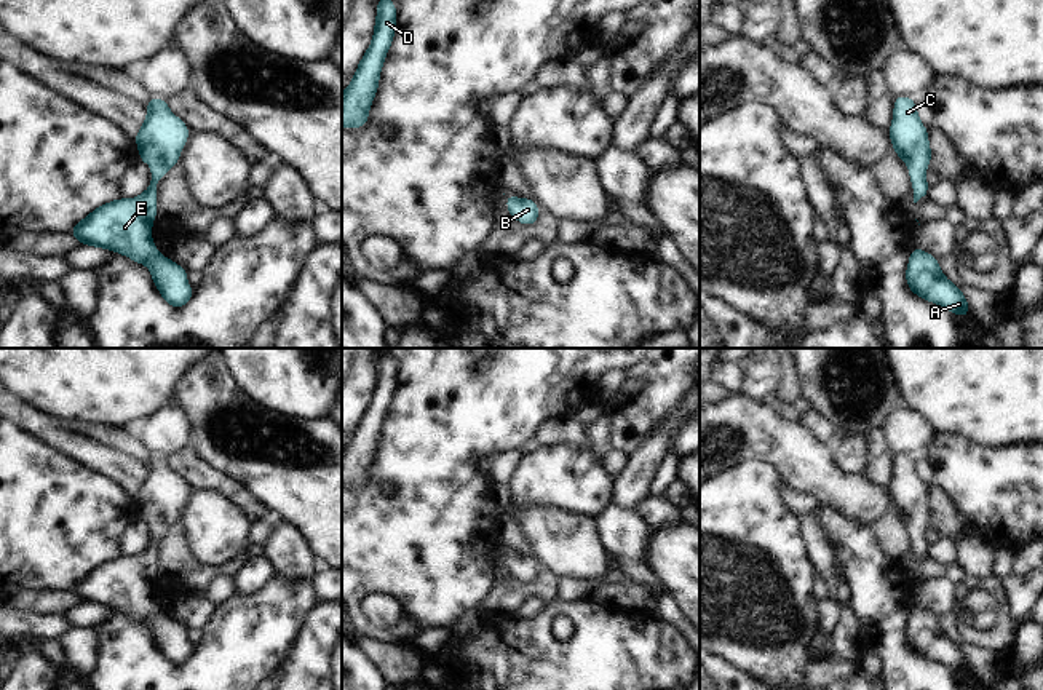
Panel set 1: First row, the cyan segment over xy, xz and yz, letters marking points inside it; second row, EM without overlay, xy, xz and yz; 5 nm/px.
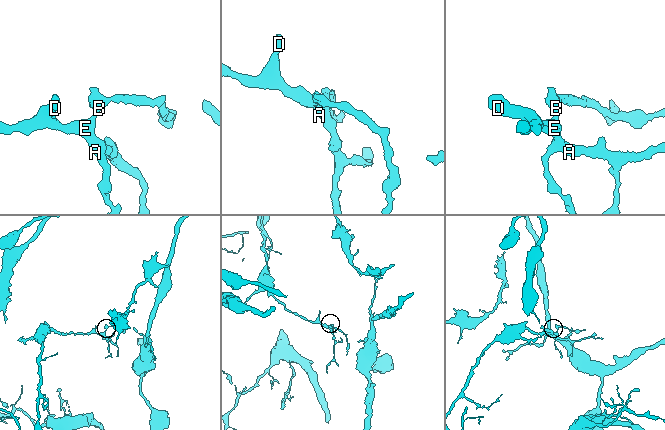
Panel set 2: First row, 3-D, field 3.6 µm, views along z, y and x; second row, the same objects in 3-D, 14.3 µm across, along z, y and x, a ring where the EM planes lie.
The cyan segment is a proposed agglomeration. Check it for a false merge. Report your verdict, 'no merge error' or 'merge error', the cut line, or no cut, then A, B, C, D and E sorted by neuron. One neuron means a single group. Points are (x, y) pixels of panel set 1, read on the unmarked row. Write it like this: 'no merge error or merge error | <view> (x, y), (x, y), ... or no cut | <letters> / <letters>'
no merge error | no cut | A B C D E

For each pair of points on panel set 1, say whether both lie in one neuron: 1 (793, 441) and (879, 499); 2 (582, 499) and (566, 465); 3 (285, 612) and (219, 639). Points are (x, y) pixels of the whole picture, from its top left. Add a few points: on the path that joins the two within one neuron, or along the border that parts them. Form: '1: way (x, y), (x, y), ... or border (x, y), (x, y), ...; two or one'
1: way (813, 462), (844, 492), (858, 499); one
2: way (582, 491), (582, 486), (569, 473); one
3: way (269, 620), (243, 639), (235, 639); one

